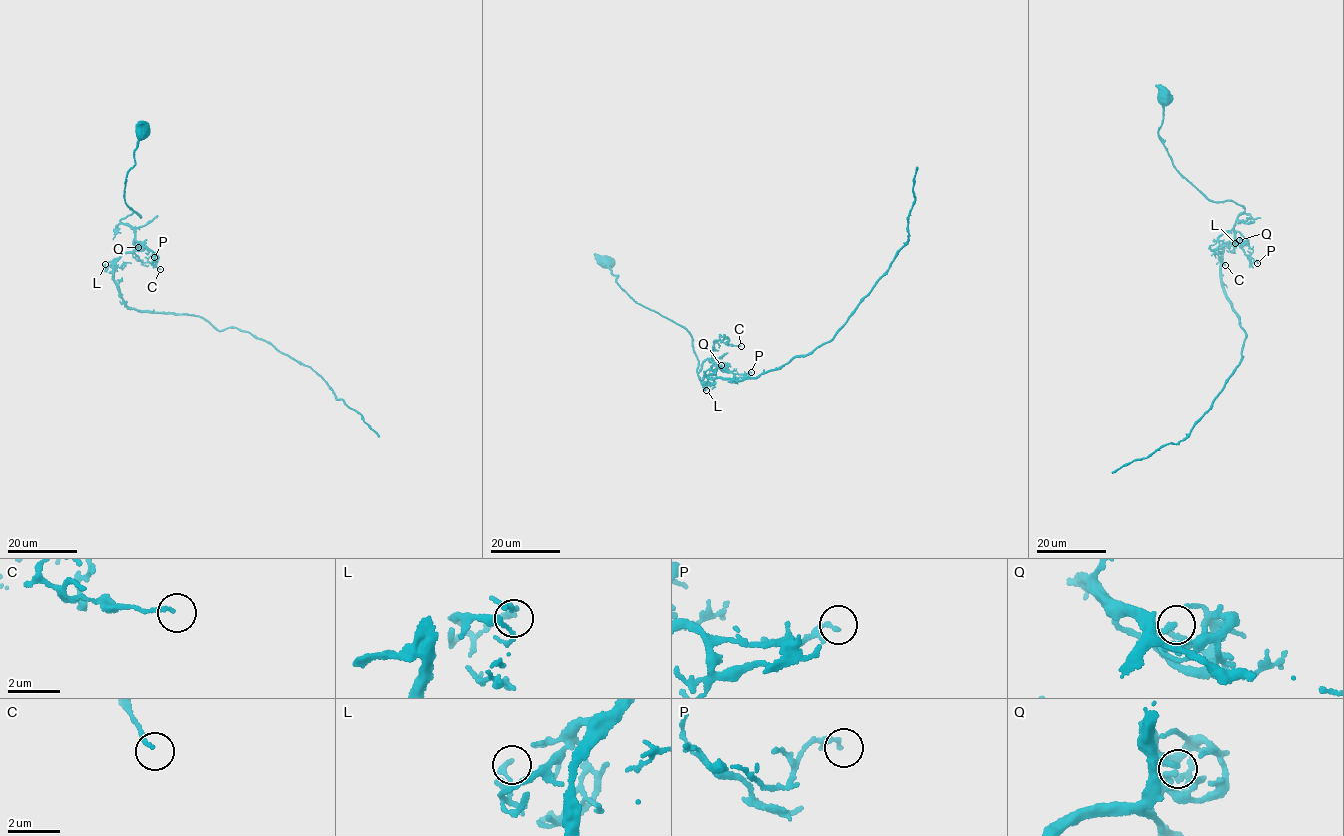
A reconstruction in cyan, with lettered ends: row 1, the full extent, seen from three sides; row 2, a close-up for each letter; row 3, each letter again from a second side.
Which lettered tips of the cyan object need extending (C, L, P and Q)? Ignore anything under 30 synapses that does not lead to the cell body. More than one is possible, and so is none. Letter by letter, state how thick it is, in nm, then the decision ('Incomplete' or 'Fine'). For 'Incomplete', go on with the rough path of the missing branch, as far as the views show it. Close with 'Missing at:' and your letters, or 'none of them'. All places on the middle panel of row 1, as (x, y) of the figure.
C: Thickness 130 nm. Fine
L: Thickness 200 nm. Fine
P: Thickness 170 nm. Fine
Q: Thickness 200 nm. Fine
Missing at: none of them

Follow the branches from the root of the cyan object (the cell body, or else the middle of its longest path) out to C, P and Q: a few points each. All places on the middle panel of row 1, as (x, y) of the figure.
C: (605, 263), (633, 299), (689, 333), (698, 372), (712, 356), (713, 344), (727, 337), (726, 345), (741, 346)
P: (605, 263), (633, 299), (689, 333), (698, 372), (707, 359), (728, 372), (751, 372)
Q: (605, 263), (633, 299), (689, 333), (698, 372), (707, 359), (726, 371), (720, 369), (721, 365)

